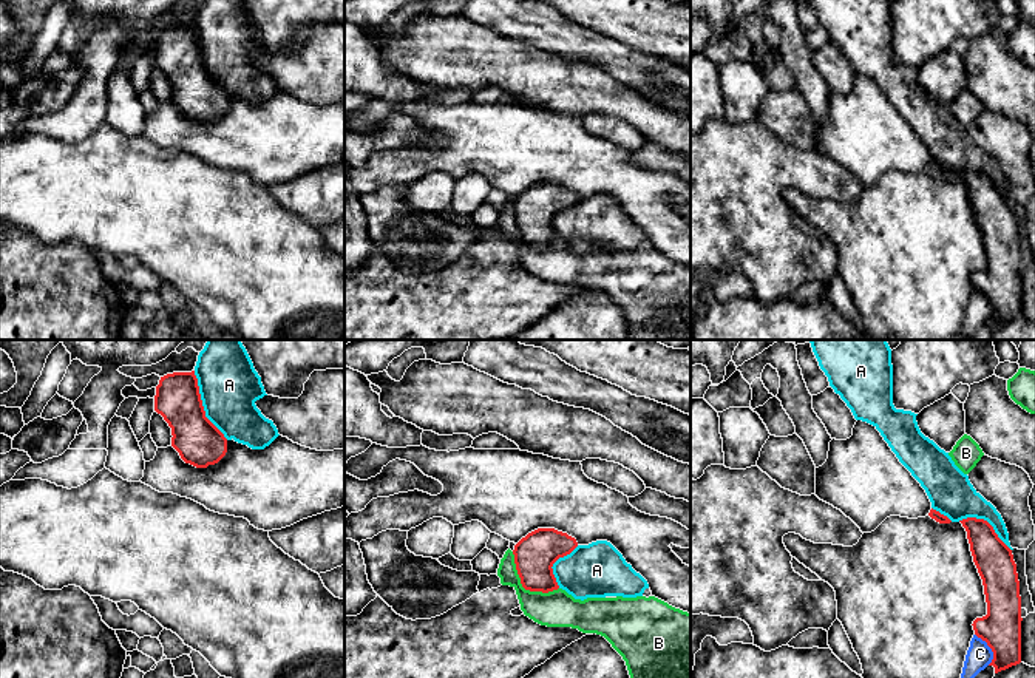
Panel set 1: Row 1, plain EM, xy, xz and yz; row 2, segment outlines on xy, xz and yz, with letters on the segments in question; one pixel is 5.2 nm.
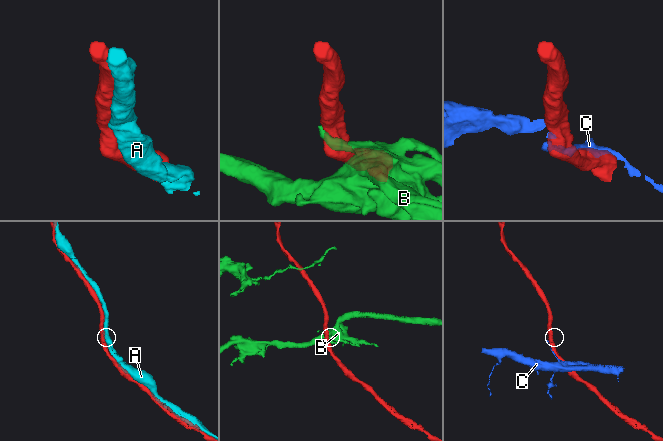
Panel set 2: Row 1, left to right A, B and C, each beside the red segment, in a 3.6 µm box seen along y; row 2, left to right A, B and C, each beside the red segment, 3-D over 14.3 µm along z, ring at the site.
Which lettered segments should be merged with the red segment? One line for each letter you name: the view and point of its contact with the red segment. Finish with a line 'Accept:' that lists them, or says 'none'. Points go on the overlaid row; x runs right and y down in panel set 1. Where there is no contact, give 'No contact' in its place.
A: Touches red at xy (201, 405)
Accept: A

